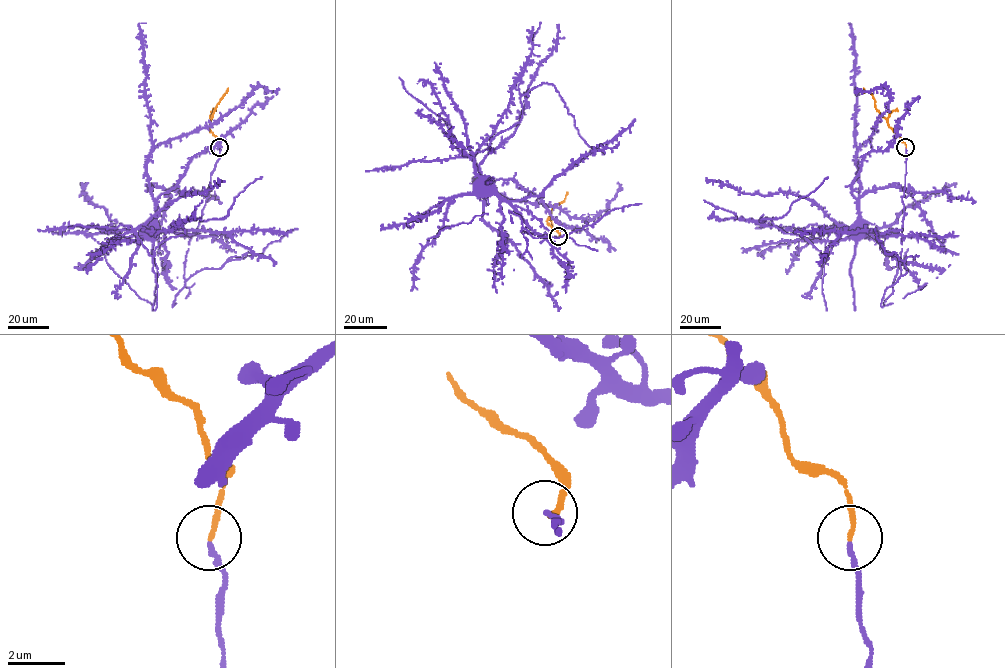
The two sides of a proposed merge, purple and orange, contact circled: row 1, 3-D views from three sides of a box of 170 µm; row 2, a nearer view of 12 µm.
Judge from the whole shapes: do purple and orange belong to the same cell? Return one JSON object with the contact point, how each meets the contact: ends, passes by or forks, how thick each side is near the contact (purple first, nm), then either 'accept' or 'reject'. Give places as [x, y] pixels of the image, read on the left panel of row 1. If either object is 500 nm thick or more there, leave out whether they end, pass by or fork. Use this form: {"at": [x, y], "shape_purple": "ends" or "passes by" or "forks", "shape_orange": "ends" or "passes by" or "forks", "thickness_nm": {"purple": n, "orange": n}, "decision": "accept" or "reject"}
{"at": [219, 147], "shape_purple": "ends", "shape_orange": "ends", "thickness_nm": {"purple": 170, "orange": 170}, "decision": "reject"}

